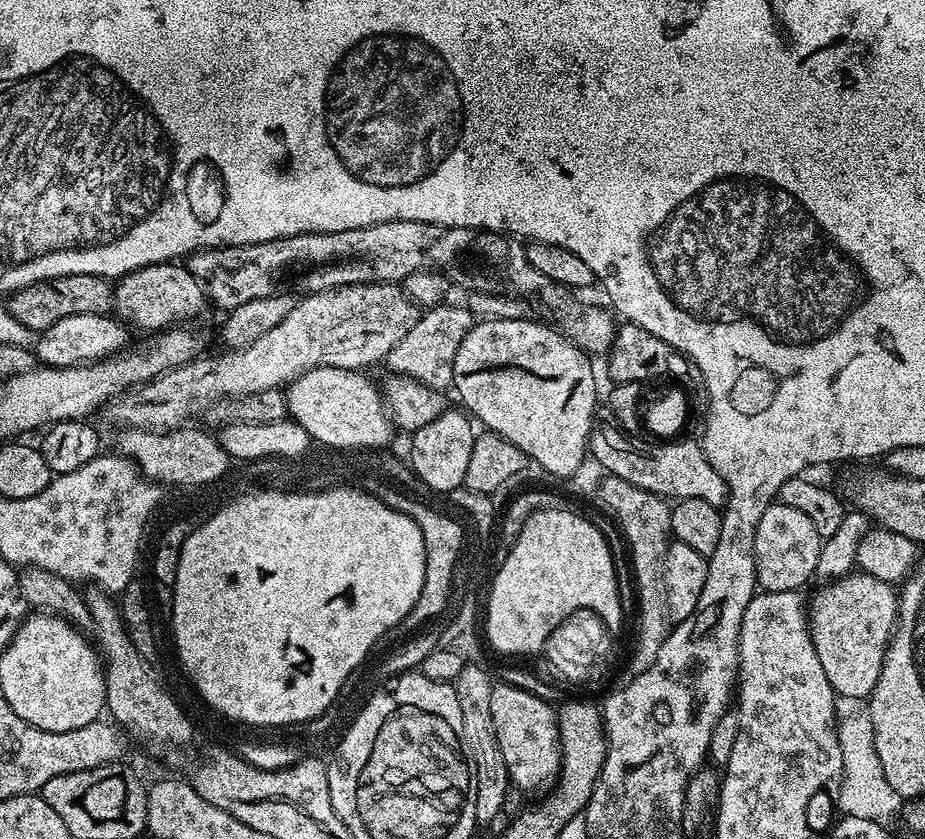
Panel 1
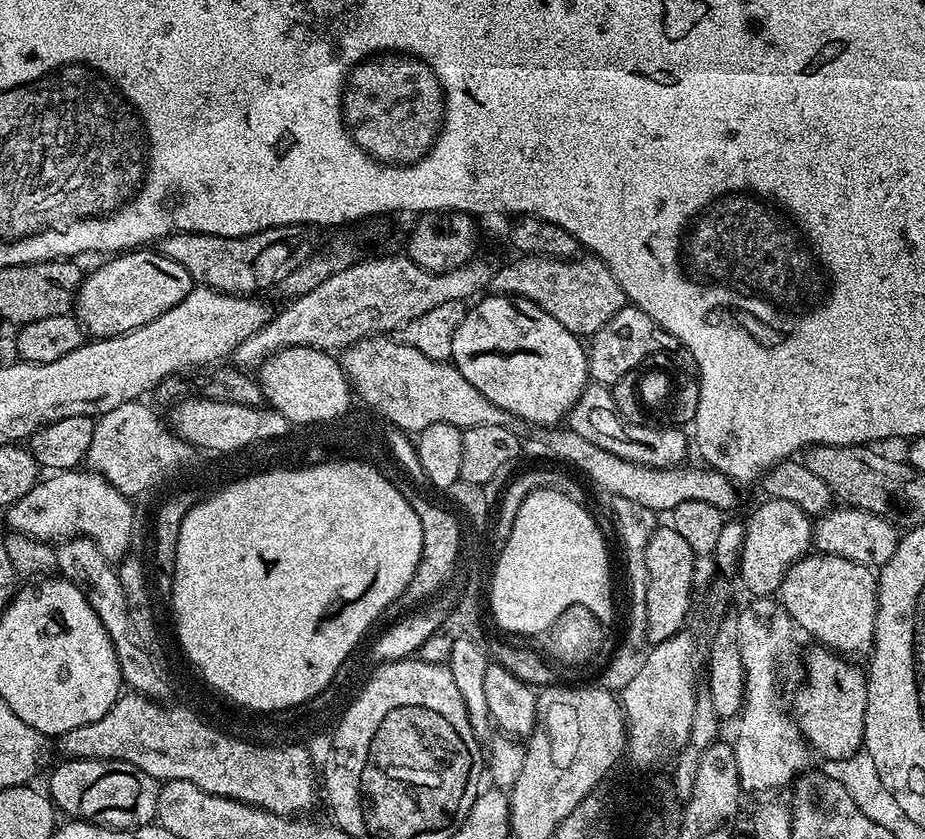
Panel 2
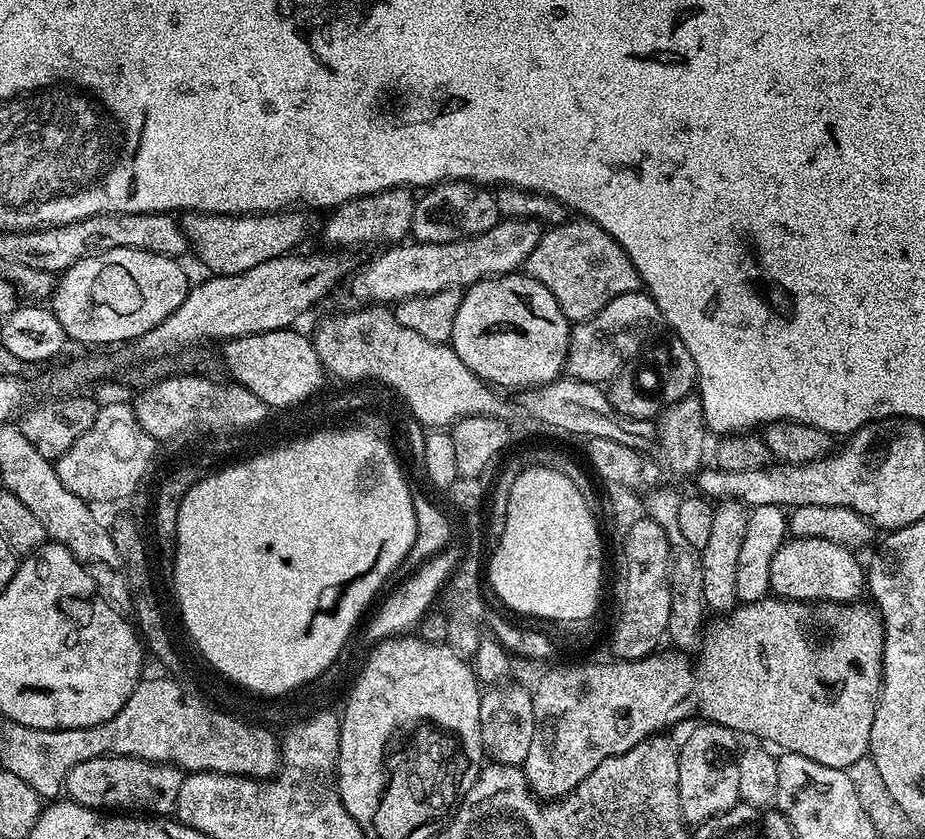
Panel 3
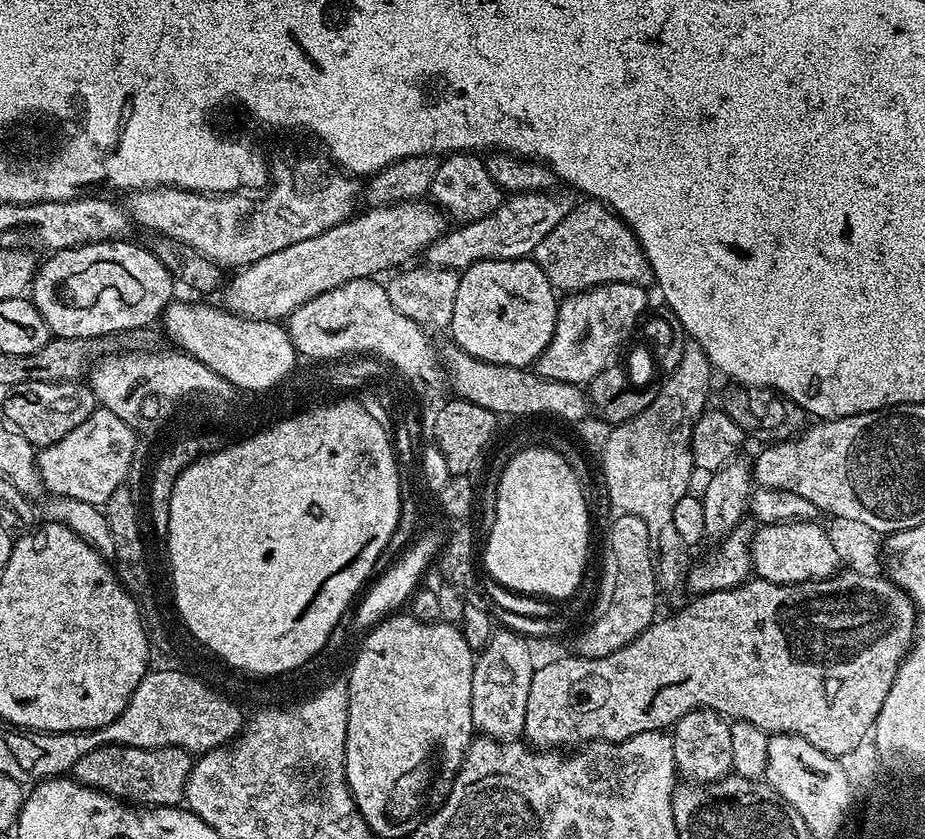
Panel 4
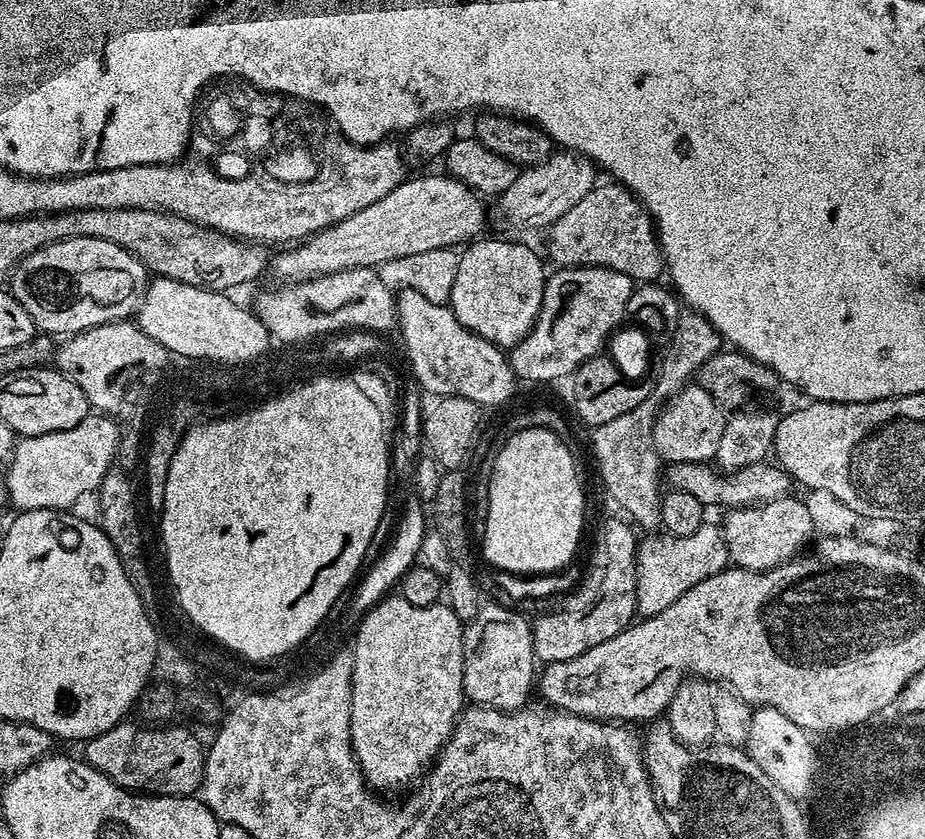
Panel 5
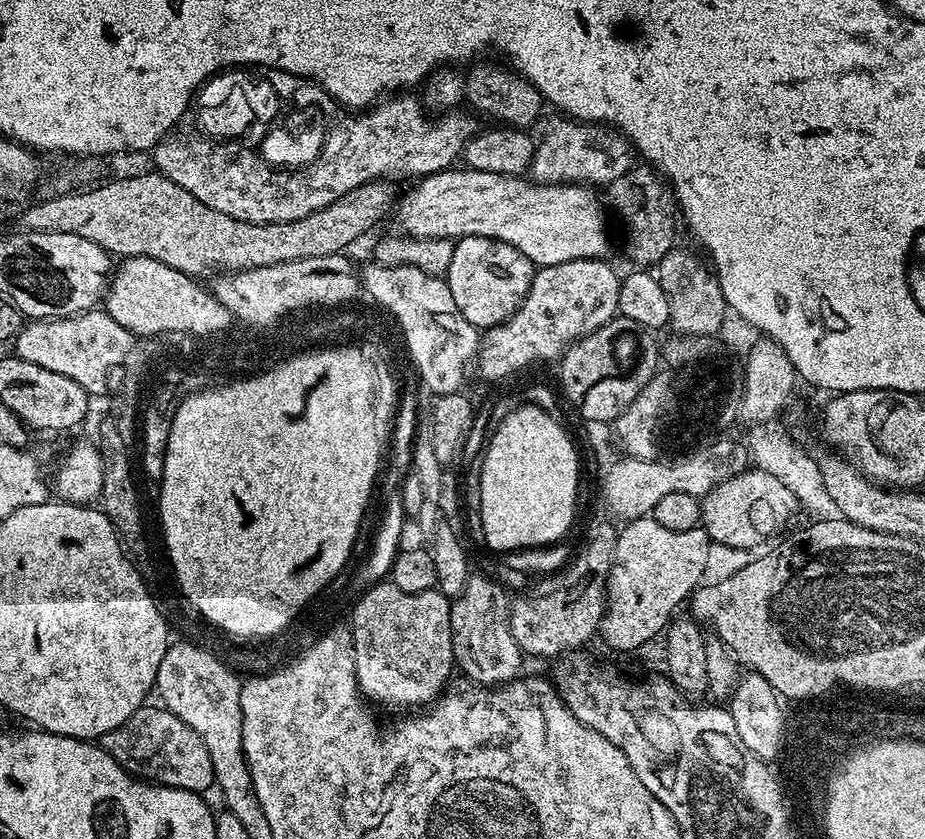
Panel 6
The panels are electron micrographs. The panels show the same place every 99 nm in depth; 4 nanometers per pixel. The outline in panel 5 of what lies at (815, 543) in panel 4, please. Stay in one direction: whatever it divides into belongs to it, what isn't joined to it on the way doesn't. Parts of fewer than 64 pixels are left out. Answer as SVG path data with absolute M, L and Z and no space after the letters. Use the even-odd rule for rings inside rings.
M789 494L764 504L734 508L727 513L722 531L728 547L728 559L735 567L751 572L765 572L793 559L813 539L810 510L803 499L795 500L794 497Z

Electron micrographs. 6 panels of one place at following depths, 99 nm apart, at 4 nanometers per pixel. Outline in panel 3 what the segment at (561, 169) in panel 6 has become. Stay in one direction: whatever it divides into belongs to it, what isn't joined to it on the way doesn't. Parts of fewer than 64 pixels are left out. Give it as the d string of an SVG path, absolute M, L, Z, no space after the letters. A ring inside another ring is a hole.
M501 219L490 230L449 244L401 242L388 246L352 280L352 296L364 306L395 306L401 300L434 294L447 288L465 289L492 276L515 273L538 246L542 224L536 219Z

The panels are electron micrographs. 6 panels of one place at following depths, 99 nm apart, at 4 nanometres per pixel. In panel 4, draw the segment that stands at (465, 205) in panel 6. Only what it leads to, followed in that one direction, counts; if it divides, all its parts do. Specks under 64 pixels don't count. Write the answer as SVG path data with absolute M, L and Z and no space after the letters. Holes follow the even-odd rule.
M427 199L408 200L404 204L389 204L387 208L371 209L362 215L343 220L338 226L318 234L314 238L306 238L306 242L294 242L294 246L286 246L286 250L278 250L278 254L270 254L255 264L239 269L238 276L223 289L223 307L236 313L237 316L245 316L247 320L271 320L283 321L291 316L295 308L310 302L312 298L318 298L318 294L326 294L338 286L342 286L351 280L366 280L379 277L379 272L387 268L399 269L407 265L416 255L427 253L428 247L445 235L444 220L446 216L435 203Z

